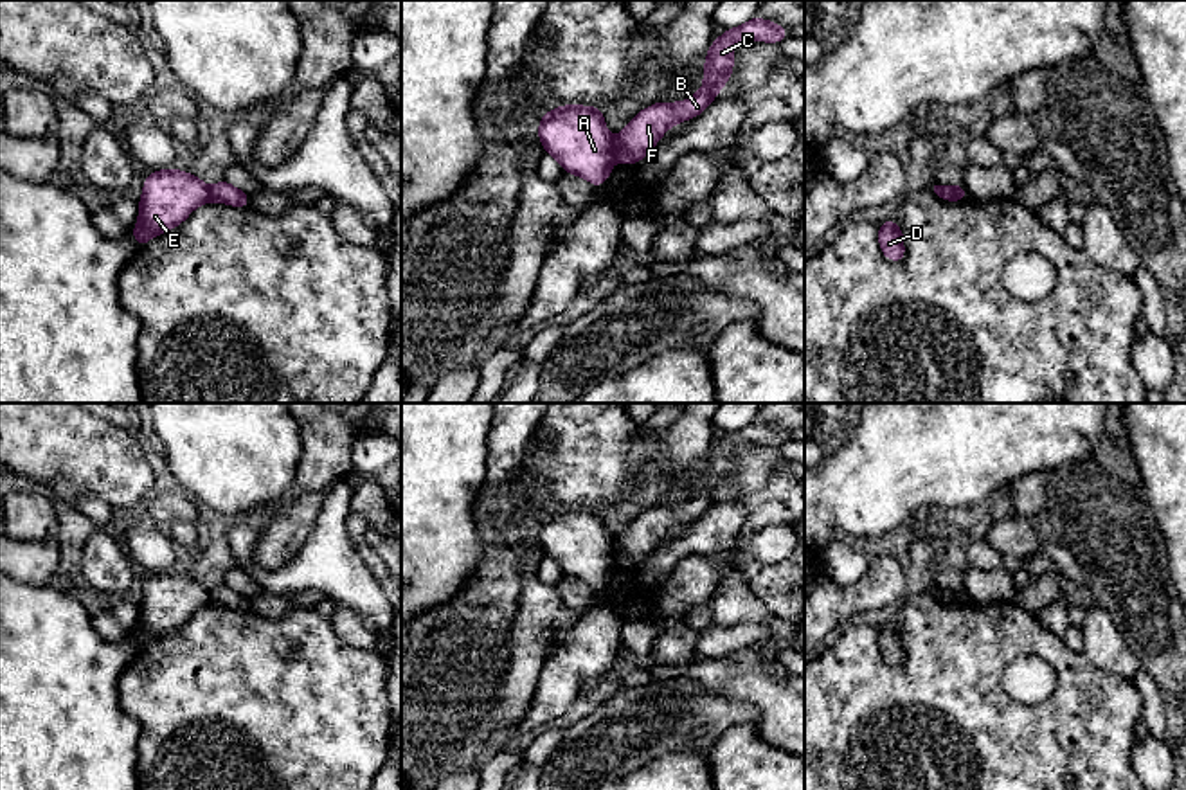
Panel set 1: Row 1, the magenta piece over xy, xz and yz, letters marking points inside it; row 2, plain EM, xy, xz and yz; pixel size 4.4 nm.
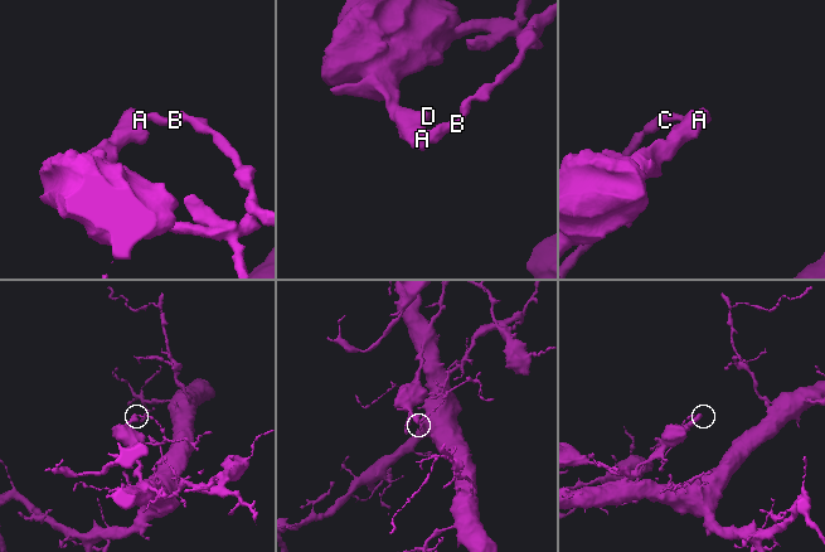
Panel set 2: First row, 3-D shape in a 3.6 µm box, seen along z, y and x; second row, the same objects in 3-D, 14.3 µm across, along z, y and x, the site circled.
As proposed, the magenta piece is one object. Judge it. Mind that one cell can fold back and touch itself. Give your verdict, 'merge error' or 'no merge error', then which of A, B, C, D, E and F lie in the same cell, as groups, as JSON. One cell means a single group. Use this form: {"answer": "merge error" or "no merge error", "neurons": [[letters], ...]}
{"answer": "merge error", "neurons": [["A", "D", "E"], ["B", "C", "F"]]}

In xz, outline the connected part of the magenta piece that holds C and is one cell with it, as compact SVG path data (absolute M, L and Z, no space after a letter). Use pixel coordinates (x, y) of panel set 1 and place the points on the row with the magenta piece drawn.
M758 14L740 27L727 29L713 40L704 63L704 85L689 99L680 103L655 103L641 110L628 126L612 140L614 157L619 164L639 164L660 137L675 124L700 115L732 76L734 45L741 40L777 43L790 32Z

